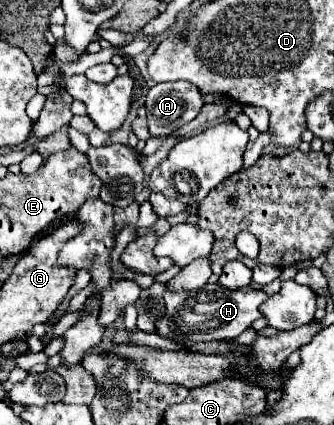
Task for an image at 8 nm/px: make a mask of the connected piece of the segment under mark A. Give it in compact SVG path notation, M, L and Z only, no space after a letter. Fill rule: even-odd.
M157 83L147 91L147 127L151 137L169 137L173 131L197 117L203 107L199 89L193 83Z

